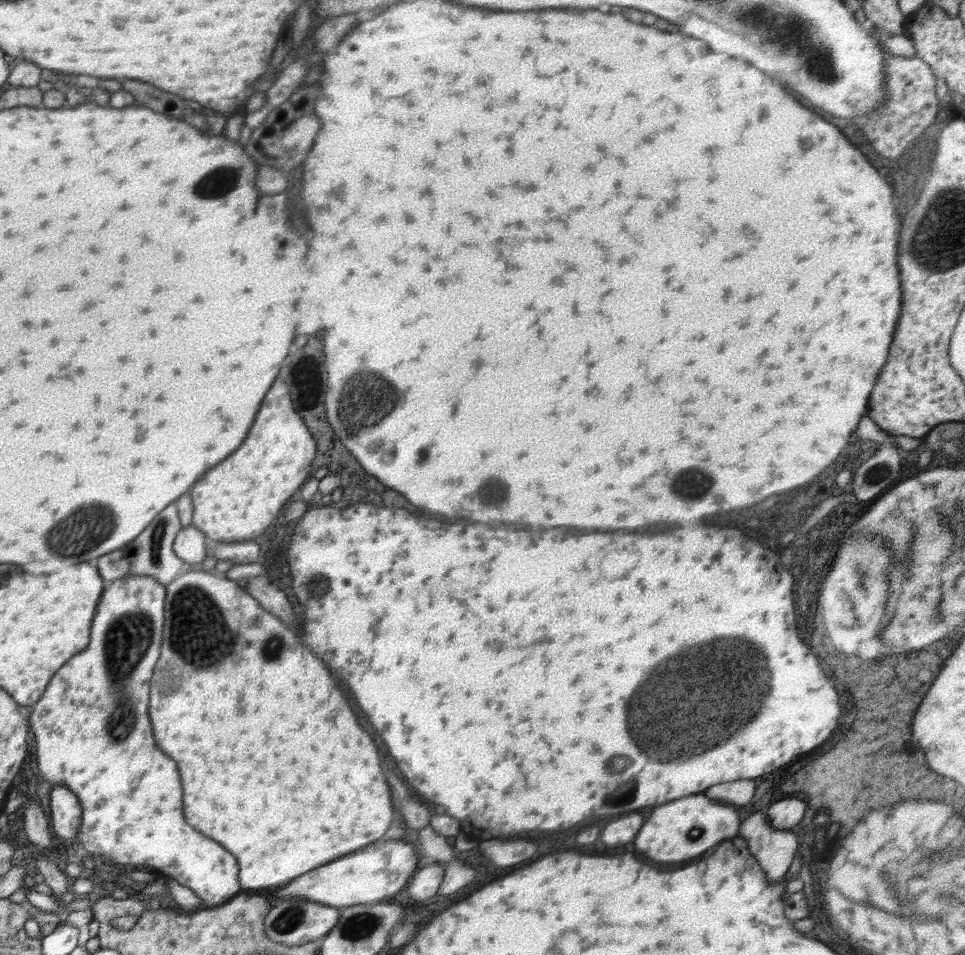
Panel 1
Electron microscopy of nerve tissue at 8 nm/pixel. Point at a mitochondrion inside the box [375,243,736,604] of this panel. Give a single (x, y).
(483, 490)

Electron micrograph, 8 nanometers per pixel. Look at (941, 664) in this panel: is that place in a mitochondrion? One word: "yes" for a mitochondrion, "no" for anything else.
no

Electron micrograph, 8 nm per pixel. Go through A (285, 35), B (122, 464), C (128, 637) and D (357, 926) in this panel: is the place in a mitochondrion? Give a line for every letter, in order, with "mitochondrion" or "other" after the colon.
A: other
B: other
C: mitochondrion
D: mitochondrion

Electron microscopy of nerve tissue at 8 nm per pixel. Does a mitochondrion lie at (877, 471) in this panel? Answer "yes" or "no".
yes

